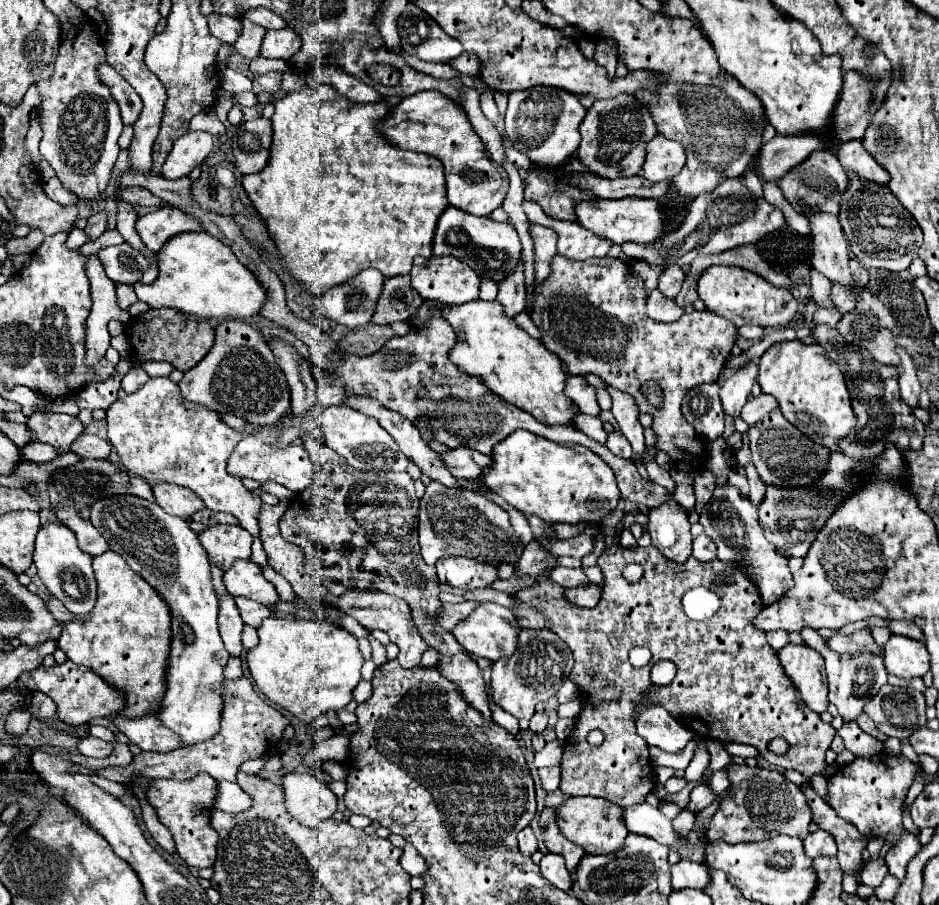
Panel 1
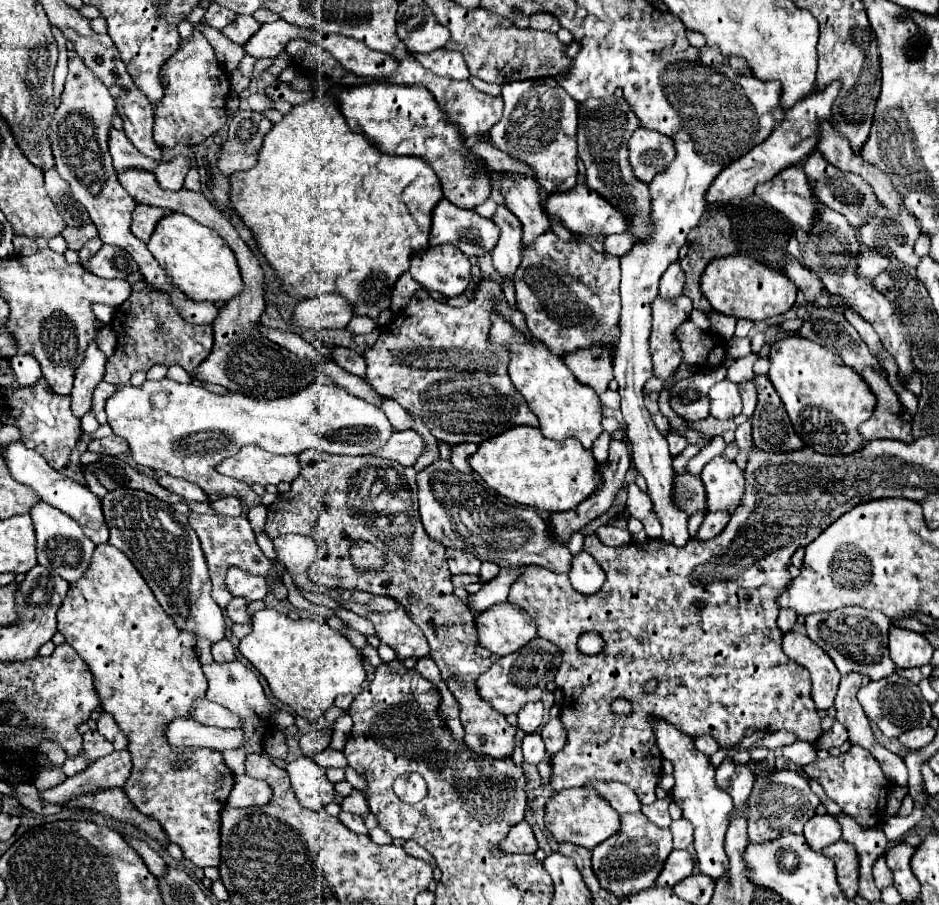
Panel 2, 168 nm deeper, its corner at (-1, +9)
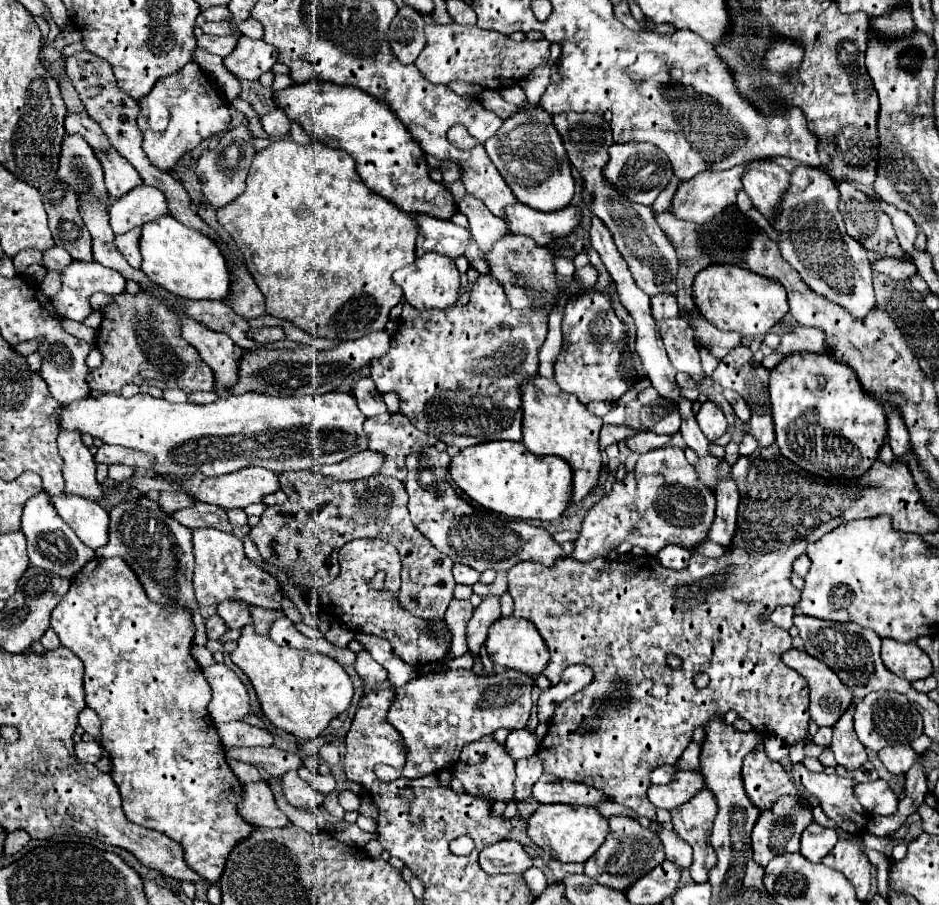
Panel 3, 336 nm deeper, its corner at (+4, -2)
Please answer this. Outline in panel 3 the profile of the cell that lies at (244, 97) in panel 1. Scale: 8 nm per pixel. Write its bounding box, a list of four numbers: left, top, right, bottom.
[260,109,290,137]

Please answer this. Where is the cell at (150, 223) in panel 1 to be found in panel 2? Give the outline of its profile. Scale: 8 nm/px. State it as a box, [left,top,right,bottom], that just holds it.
[131,204,169,242]

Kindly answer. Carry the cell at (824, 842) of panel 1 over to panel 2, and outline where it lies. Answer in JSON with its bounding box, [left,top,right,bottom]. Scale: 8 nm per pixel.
[805,816,841,850]

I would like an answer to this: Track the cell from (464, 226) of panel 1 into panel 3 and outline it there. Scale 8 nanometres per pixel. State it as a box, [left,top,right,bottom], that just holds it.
[416,215,470,259]

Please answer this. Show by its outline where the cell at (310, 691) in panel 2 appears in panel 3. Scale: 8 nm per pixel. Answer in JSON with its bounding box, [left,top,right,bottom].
[230,625,354,739]

